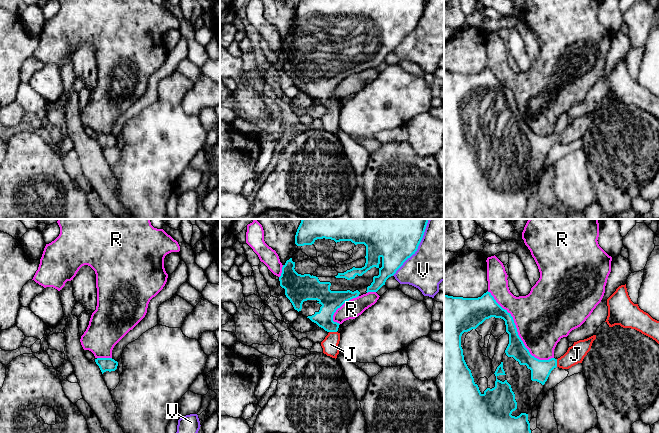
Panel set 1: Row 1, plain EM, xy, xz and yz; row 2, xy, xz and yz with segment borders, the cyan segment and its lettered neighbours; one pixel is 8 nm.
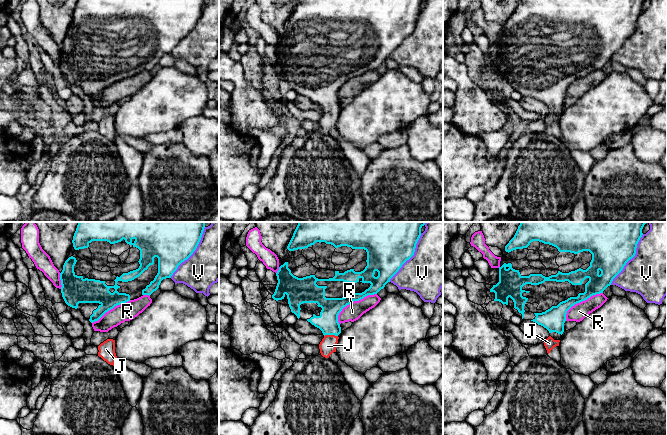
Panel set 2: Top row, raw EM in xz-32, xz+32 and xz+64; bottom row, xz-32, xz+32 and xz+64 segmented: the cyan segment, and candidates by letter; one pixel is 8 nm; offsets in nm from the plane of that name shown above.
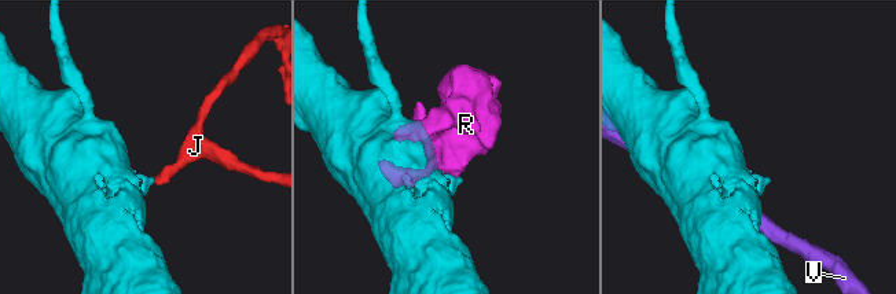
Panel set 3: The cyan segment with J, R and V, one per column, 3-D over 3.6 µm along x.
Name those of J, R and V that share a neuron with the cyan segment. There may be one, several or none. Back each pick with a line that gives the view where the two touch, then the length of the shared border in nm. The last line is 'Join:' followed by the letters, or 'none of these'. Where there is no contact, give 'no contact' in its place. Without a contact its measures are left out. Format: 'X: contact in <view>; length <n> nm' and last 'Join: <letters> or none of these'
J: contact in xz; length 60 nm
Join: J

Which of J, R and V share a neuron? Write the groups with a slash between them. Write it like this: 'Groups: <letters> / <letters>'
Groups: J / R / V

